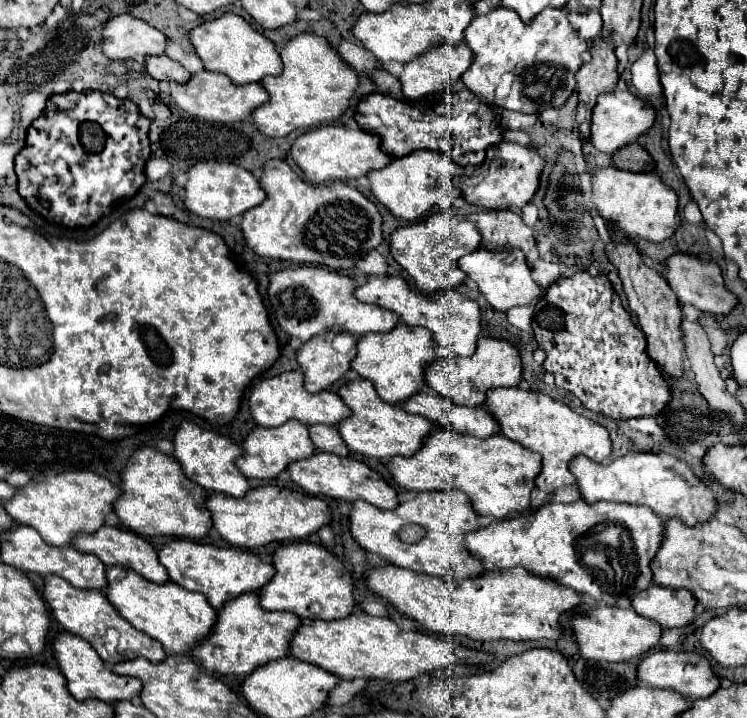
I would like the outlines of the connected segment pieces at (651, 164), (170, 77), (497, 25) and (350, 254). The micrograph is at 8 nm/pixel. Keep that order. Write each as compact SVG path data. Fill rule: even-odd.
M628 144L614 154L614 164L630 172L650 172L656 168L656 162L640 144Z
M150 56L146 58L146 70L152 78L160 82L188 82L192 74L174 62L168 56Z
M498 6L498 8L490 10L488 14L476 16L470 22L470 26L466 28L464 34L466 34L468 46L474 50L474 62L468 68L468 72L464 72L462 82L464 82L466 88L470 88L470 92L474 92L478 96L482 94L484 98L488 98L488 102L494 102L494 90L496 90L500 78L506 72L514 72L518 64L524 64L522 66L522 74L518 76L518 78L524 78L524 82L514 82L510 96L506 100L502 100L502 104L500 104L504 108L520 110L520 112L540 112L544 108L560 108L570 98L570 94L576 90L576 78L574 78L574 74L584 64L582 54L588 50L588 42L578 36L578 32L570 24L570 20L564 14L564 10L548 8L548 10L540 12L530 24L524 24L520 20L520 16L516 16L516 12L512 12L510 8Z
M270 160L268 176L260 178L260 186L268 194L266 200L242 216L246 244L260 256L344 270L356 266L360 258L382 244L380 210L344 182L314 186L302 180L284 160Z

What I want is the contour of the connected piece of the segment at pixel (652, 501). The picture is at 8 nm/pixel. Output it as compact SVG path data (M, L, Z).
M630 452L608 464L594 464L592 460L578 456L570 464L570 472L576 476L586 502L608 500L644 504L664 520L680 518L684 524L690 526L712 520L720 506L712 488L700 476L696 476L684 460L666 452Z

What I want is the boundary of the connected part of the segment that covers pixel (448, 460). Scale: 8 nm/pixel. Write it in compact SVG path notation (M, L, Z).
M452 430L432 432L424 446L410 458L396 456L390 460L388 470L392 478L406 490L430 492L430 490L462 490L472 500L478 516L484 518L508 518L530 508L530 494L536 486L542 460L538 454L512 442L510 438L496 434L486 440L458 434Z

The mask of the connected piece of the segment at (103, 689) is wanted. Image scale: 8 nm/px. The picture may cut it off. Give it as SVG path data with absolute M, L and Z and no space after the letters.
M60 634L54 640L54 654L68 680L68 690L76 700L104 700L104 702L120 702L120 700L134 700L142 692L142 682L138 678L118 676L110 670L110 666L96 654L96 650L82 638L72 634Z

